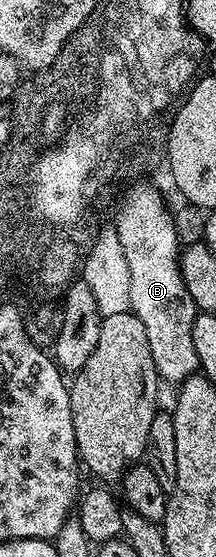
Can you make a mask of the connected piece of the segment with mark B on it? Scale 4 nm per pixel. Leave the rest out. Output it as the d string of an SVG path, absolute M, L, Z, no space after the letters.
M134 183L122 197L122 206L118 209L116 228L120 247L124 247L124 259L128 259L128 275L132 278L132 295L130 296L130 312L144 323L144 331L148 334L148 347L152 351L154 366L163 382L181 383L199 372L196 347L192 347L192 323L200 312L192 295L188 295L188 287L182 278L180 264L180 244L178 245L178 229L174 226L174 217L166 210L166 201L158 189L150 185Z

